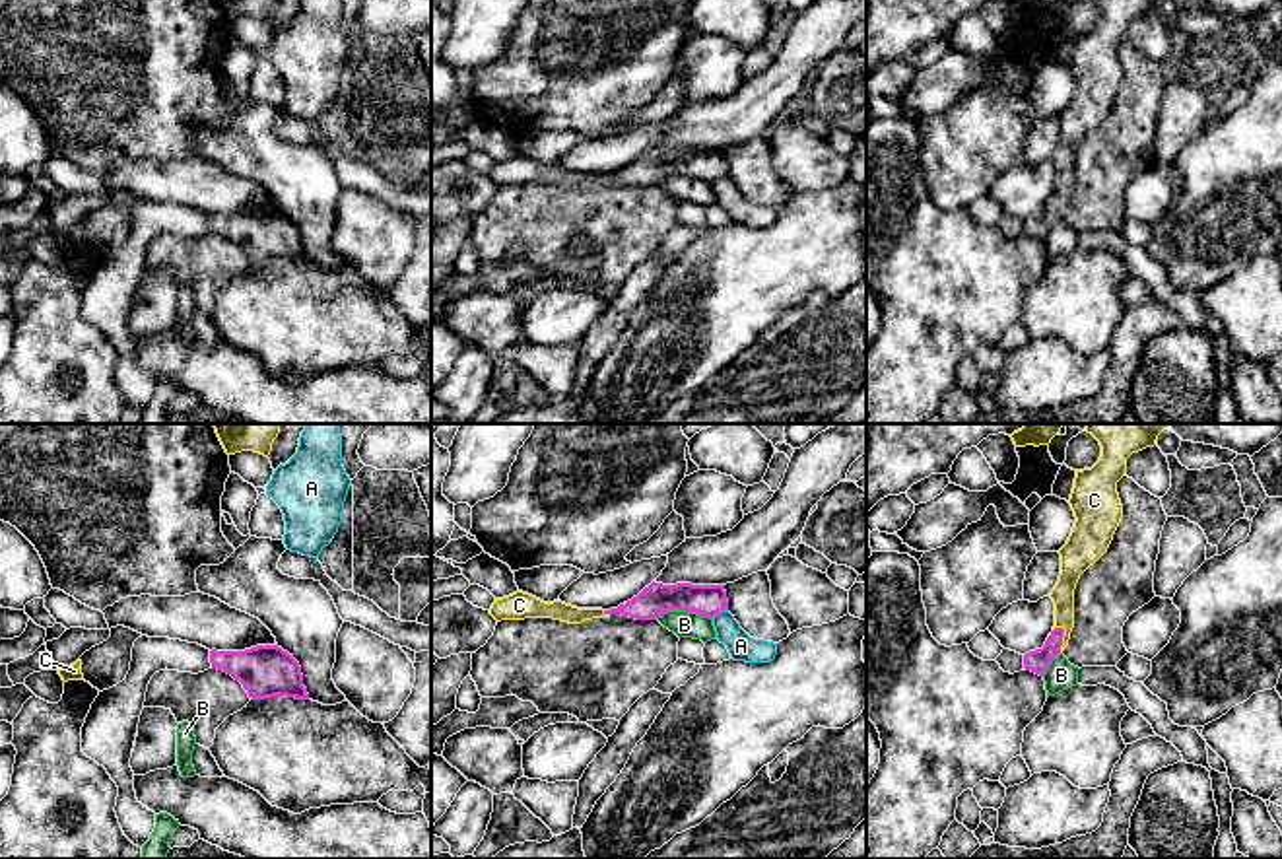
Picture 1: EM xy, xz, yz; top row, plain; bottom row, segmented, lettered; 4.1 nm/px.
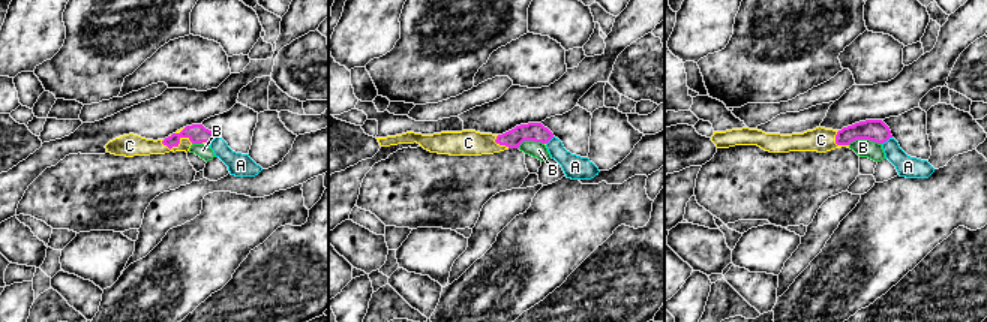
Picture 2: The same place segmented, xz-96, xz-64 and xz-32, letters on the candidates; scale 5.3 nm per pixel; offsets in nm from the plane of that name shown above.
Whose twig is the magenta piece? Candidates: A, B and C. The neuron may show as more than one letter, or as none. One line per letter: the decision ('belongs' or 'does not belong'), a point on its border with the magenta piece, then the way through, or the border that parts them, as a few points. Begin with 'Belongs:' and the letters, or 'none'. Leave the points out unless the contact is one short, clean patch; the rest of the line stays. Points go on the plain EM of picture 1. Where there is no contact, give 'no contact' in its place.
Belongs: C
A: does not belong | xz (719, 175) | along xz (727, 173), (713, 183)
B: does not belong | xz (682, 173) | along xz (711, 181), (665, 175), (655, 183)
C: belongs | yz (1061, 203)

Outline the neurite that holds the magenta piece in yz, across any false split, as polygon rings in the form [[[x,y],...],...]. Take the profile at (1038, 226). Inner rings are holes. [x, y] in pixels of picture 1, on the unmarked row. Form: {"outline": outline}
{"outline": [[[1094,0],[1101,21],[1092,33],[1076,35],[1070,72],[1076,87],[1061,119],[1061,140],[1051,155],[1055,190],[1041,214],[1024,220],[1024,233],[1043,241],[1068,210],[1074,192],[1074,154],[1080,140],[1109,113],[1123,82],[1117,47],[1127,39],[1127,23],[1154,12],[1158,0]]]}

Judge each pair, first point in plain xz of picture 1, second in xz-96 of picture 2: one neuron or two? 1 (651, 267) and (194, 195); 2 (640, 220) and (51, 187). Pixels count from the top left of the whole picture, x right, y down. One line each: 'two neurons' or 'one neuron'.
1: one neuron
2: one neuron

